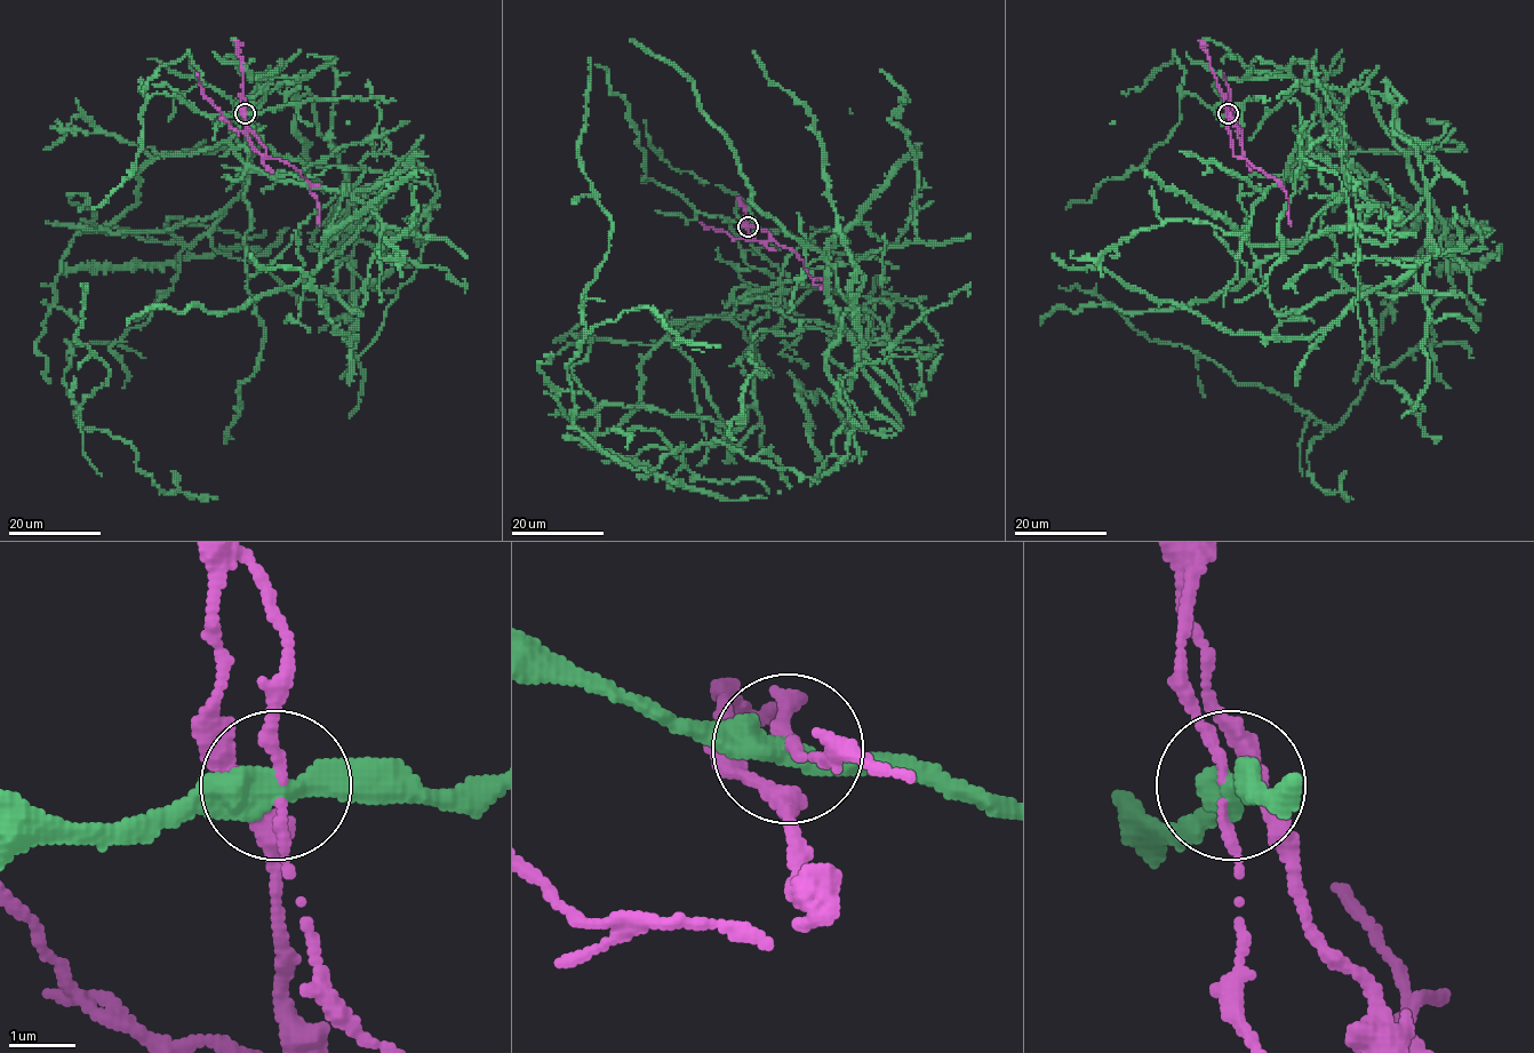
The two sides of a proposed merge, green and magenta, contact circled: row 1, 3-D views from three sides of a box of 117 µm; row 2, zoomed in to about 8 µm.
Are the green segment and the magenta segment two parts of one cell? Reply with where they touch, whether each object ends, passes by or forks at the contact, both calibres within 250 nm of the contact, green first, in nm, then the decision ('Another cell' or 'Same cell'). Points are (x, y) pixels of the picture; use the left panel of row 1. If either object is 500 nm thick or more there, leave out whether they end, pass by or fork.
Place: (245, 113). At the ring green passes by. At the ring magenta passes by. Thickness 440 nm (green) against 120 nm. Another cell

